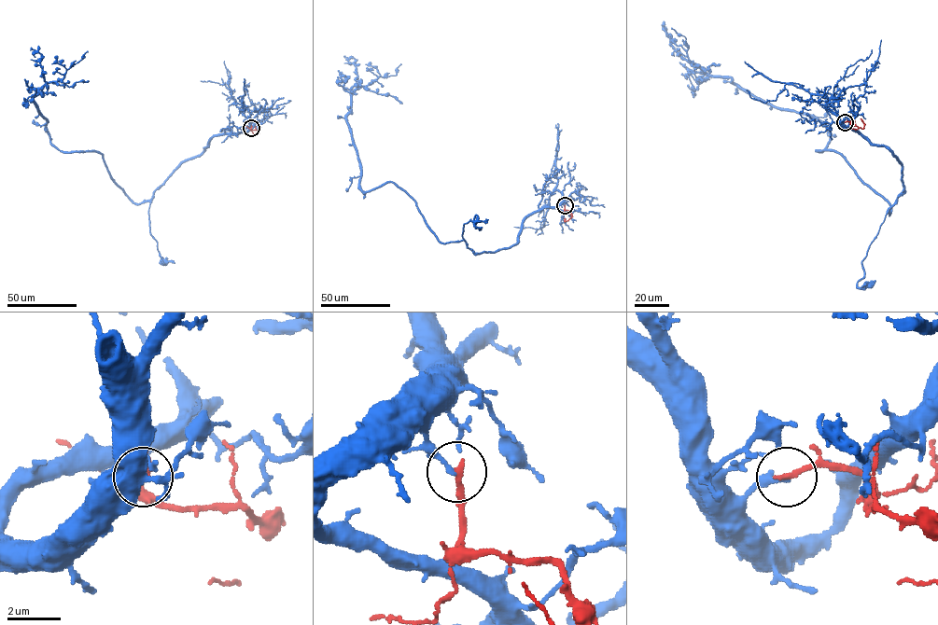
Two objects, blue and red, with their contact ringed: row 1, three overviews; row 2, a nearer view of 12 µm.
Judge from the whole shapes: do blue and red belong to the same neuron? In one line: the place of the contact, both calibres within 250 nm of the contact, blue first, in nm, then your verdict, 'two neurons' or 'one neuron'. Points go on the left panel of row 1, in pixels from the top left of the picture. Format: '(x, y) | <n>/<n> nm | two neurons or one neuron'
(251, 128) | 180/240 nm | two neurons

